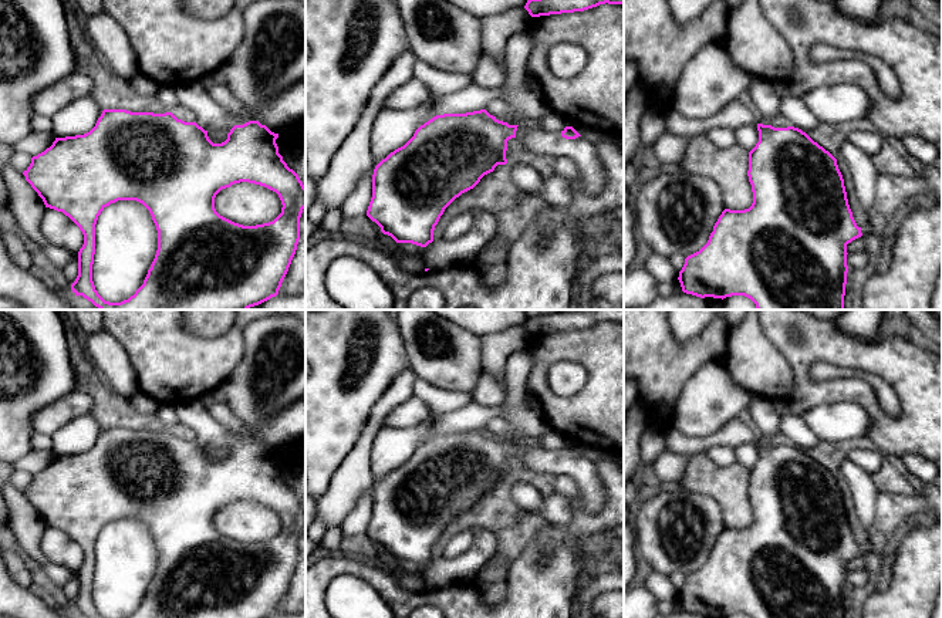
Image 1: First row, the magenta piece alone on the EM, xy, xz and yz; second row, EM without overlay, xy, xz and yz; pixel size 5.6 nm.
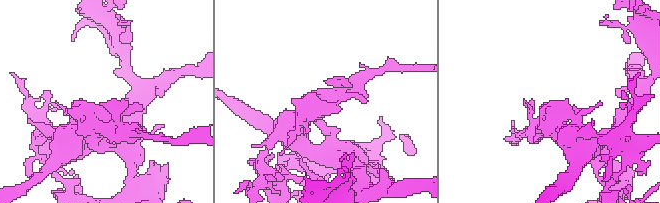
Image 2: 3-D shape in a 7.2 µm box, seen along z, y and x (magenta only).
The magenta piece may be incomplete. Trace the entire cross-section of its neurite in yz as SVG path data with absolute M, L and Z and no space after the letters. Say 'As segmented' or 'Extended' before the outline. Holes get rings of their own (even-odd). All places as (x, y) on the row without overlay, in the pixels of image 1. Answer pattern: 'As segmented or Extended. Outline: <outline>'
Extended. Outline: M756 398L747 408L752 419L760 430L760 440L757 442L759 449L759 460L749 470L749 500L752 503L753 510L753 521L749 527L745 528L730 528L725 527L719 534L718 540L713 544L713 550L709 554L708 561L696 571L688 574L685 577L685 582L679 590L679 601L682 609L686 612L692 612L700 617L713 615L713 617L726 617L732 614L745 614L750 618L844 618L845 614L845 602L847 602L847 563L852 558L862 554L861 546L857 544L852 530L848 523L847 510L844 504L843 493L838 487L837 477L814 460L806 450L798 446L787 445L787 446L774 446L772 443L772 438L780 433L780 422L781 415L777 413L772 401Z

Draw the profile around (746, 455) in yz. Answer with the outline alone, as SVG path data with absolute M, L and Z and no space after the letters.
M757 442L739 445L735 449L735 453L736 453L736 462L739 462L742 466L750 470L759 460Z

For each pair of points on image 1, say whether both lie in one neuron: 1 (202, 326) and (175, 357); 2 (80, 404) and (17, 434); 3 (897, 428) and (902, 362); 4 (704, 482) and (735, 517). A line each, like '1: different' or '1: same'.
1: different
2: different
3: same
4: same

